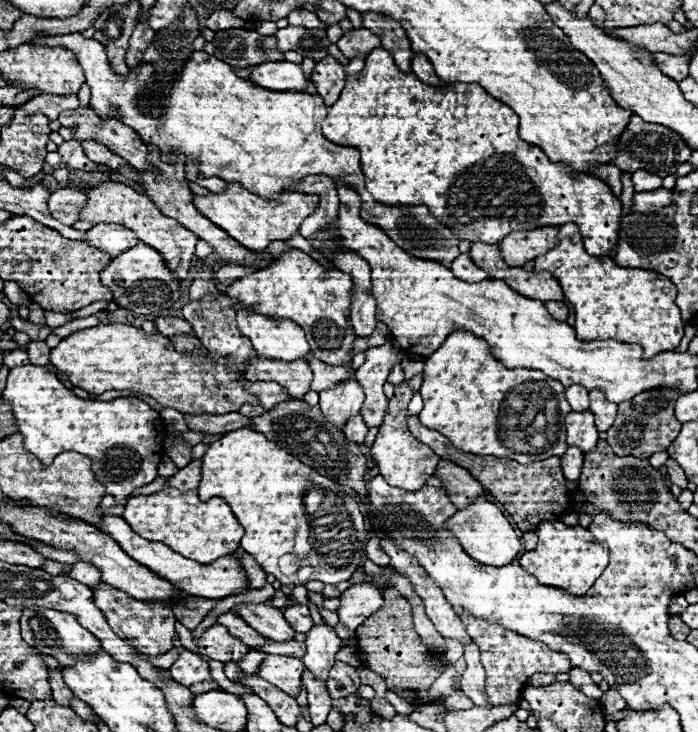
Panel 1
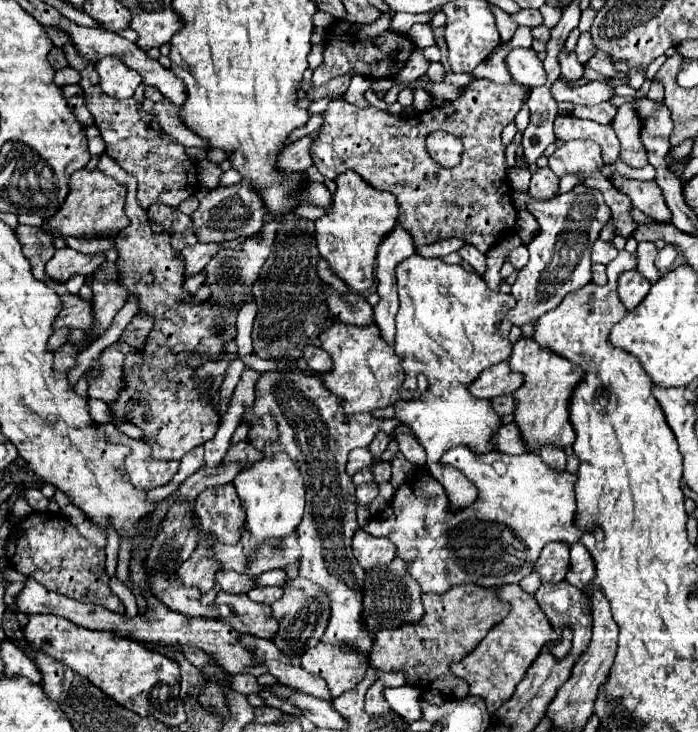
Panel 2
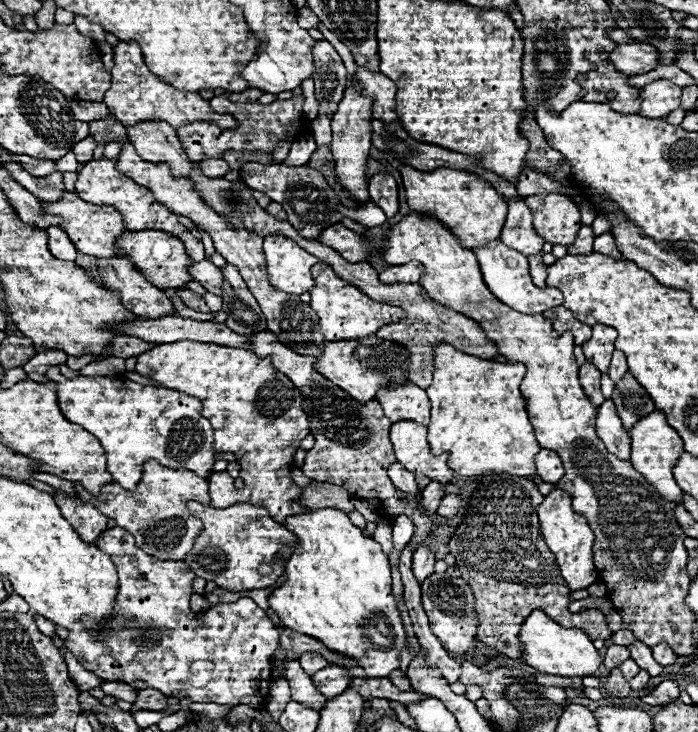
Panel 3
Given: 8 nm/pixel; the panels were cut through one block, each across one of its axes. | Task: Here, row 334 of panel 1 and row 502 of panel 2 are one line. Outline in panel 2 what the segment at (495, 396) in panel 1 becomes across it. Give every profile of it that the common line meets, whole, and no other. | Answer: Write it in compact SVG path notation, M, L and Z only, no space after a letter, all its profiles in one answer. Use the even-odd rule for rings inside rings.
M410 256L396 268L400 310L396 314L394 350L402 356L406 370L404 388L416 388L416 374L424 374L430 382L422 396L400 399L395 404L396 418L408 426L426 450L428 472L444 486L450 500L450 512L468 508L478 498L478 488L466 480L454 466L440 462L444 450L452 446L468 446L476 454L492 452L492 436L502 424L502 416L492 404L480 404L468 392L468 386L480 372L492 364L508 360L512 344L508 340L512 326L496 326L516 304L512 294L490 290L486 282L466 272L458 264L446 264L438 258Z

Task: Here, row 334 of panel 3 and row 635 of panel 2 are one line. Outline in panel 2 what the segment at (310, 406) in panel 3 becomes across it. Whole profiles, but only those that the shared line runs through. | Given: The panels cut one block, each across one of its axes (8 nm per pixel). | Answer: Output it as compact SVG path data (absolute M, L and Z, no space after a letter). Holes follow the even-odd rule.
M220 592L214 602L214 606L220 606L220 604L230 604L234 608L234 616L222 618L222 620L228 622L238 632L250 634L256 638L266 638L266 640L272 640L272 636L276 636L278 622L272 616L270 604L252 602L246 594L232 596L226 592Z

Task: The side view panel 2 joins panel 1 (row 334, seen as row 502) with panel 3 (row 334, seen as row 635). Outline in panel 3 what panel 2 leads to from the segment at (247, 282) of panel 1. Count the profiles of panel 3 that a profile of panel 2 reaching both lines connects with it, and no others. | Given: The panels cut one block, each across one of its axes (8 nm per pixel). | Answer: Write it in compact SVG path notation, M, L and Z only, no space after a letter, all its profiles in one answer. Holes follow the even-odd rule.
M316 264L312 268L312 276L316 284L310 290L310 296L312 296L310 306L320 318L320 328L326 340L366 338L366 336L376 334L380 326L390 324L390 320L404 318L404 310L400 310L400 306L390 306L390 304L382 304L382 302L368 298L356 286L350 286L348 282L340 280L326 264Z

